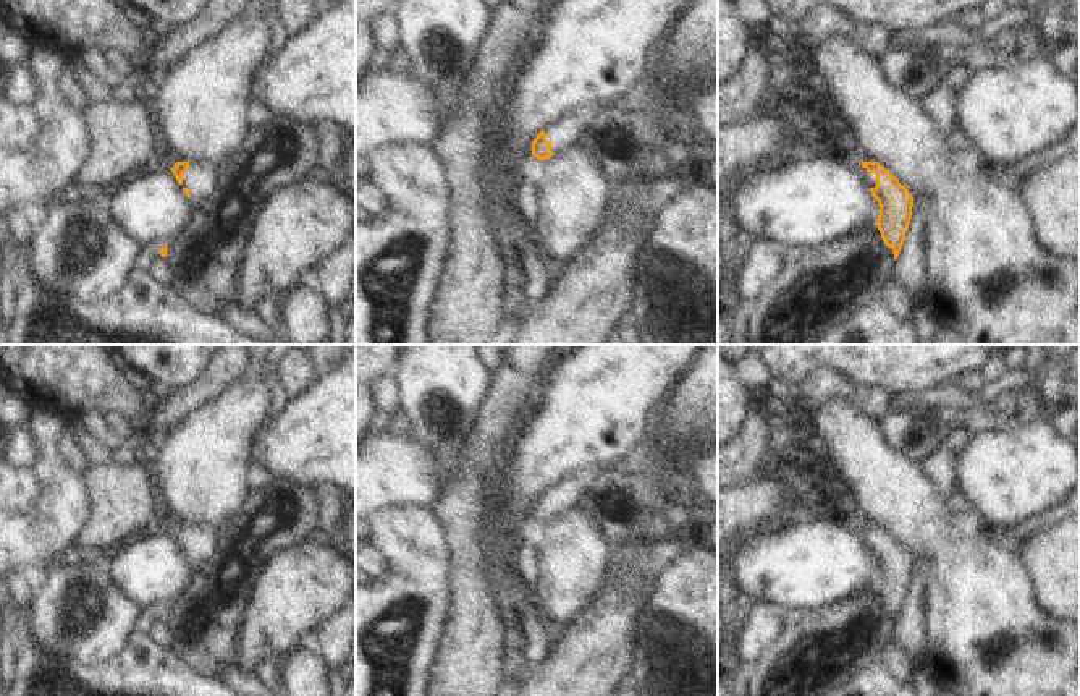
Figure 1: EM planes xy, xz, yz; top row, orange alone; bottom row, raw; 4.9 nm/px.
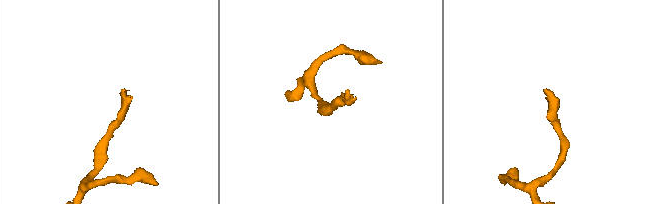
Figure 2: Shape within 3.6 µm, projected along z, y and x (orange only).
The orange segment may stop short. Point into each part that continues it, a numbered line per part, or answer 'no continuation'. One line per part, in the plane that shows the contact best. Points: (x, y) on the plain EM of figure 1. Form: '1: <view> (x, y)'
1: yz (870, 541)

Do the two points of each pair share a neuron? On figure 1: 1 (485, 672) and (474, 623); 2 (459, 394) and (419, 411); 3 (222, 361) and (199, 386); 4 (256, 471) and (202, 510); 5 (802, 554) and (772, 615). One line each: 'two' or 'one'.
1: one
2: one
3: one
4: two
5: two

